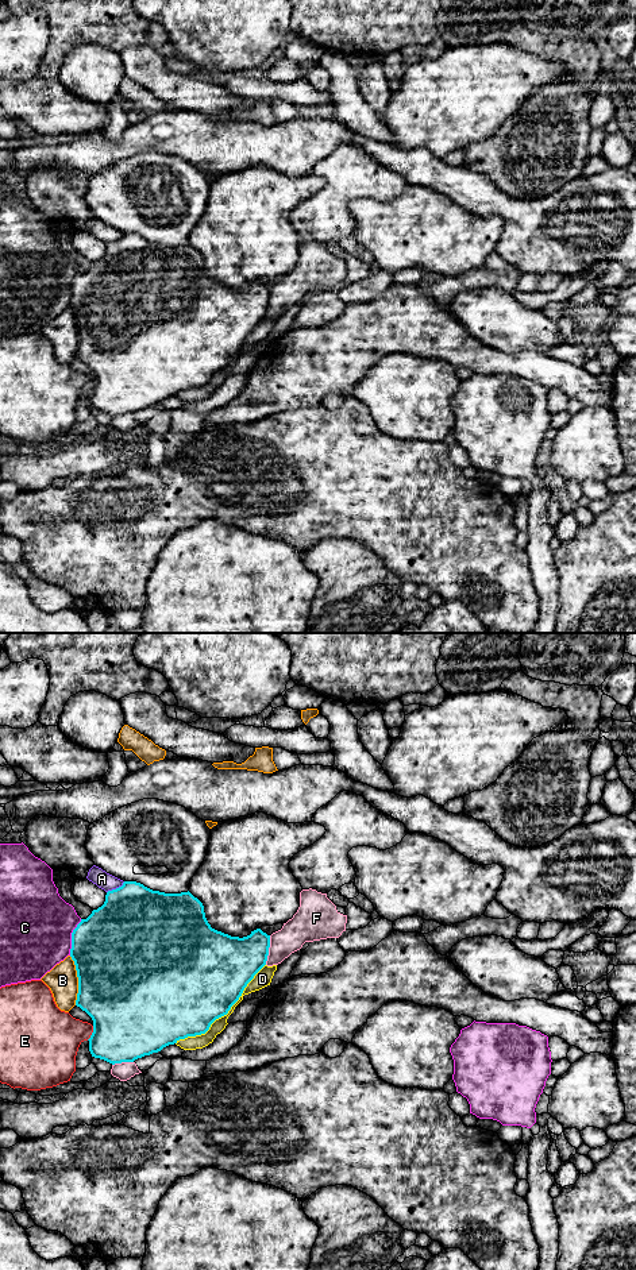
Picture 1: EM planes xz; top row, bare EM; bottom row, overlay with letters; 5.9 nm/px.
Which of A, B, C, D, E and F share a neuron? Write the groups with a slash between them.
A / B / C / D / E / F

